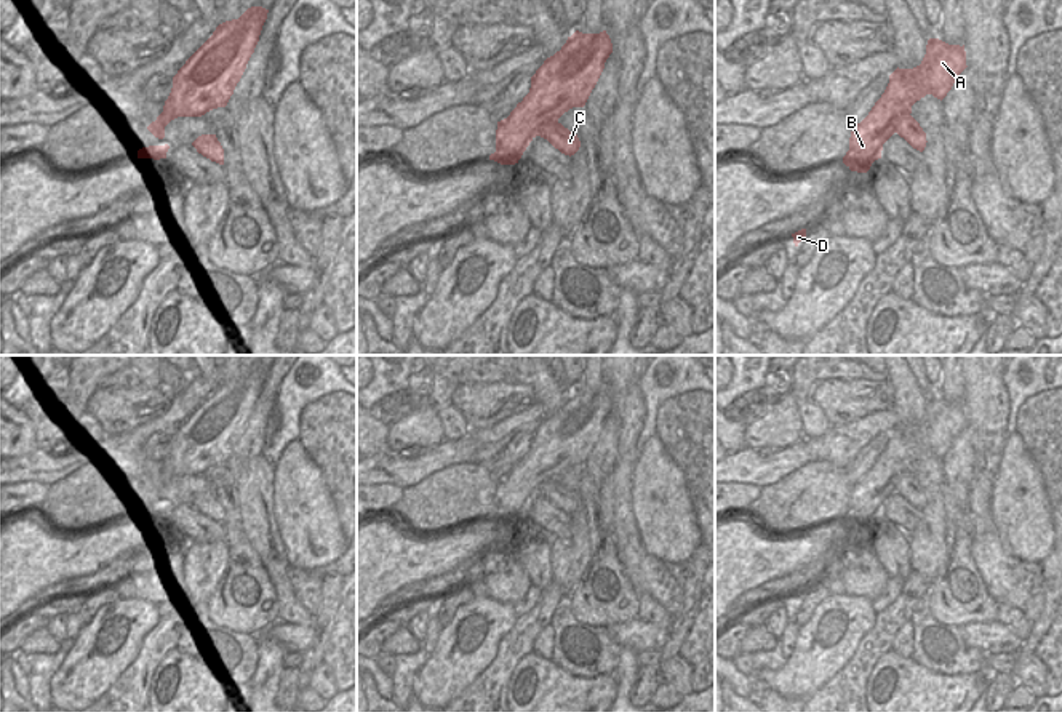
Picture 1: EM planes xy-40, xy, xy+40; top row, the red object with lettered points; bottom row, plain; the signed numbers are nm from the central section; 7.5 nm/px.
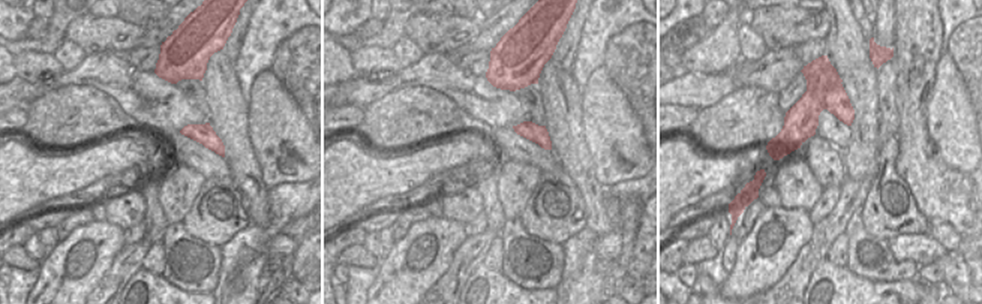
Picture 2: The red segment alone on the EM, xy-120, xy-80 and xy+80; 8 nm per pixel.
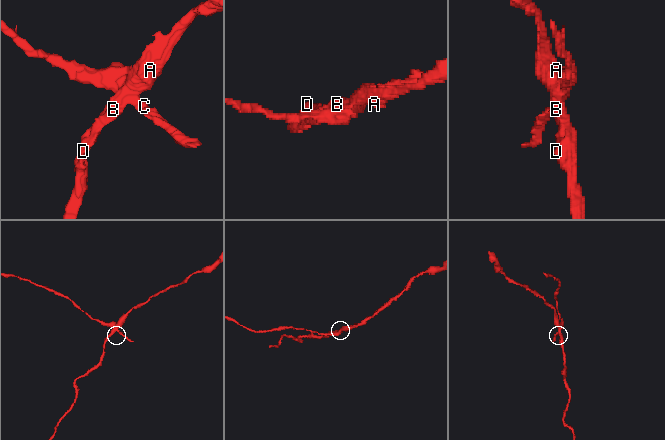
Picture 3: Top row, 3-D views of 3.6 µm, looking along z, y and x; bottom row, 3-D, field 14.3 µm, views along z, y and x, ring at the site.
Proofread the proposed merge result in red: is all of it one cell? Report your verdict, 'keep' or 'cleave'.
cleave

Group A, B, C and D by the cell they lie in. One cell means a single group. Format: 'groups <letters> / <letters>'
groups A B D / C

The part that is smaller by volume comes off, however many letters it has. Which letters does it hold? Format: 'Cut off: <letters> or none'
Cut off: C

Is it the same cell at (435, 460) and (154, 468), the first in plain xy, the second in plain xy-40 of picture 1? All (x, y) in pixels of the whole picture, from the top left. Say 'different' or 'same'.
same

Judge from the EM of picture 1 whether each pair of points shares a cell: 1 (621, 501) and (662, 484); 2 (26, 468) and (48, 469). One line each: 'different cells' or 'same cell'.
1: different cells
2: same cell

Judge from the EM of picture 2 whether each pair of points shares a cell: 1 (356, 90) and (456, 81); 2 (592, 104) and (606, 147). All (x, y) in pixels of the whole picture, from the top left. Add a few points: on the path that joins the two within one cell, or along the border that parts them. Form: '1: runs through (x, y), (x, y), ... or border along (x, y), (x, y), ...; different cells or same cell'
1: runs through (381, 87), (405, 77), (431, 77); same cell
2: runs through (603, 114), (606, 117), (606, 137); same cell

